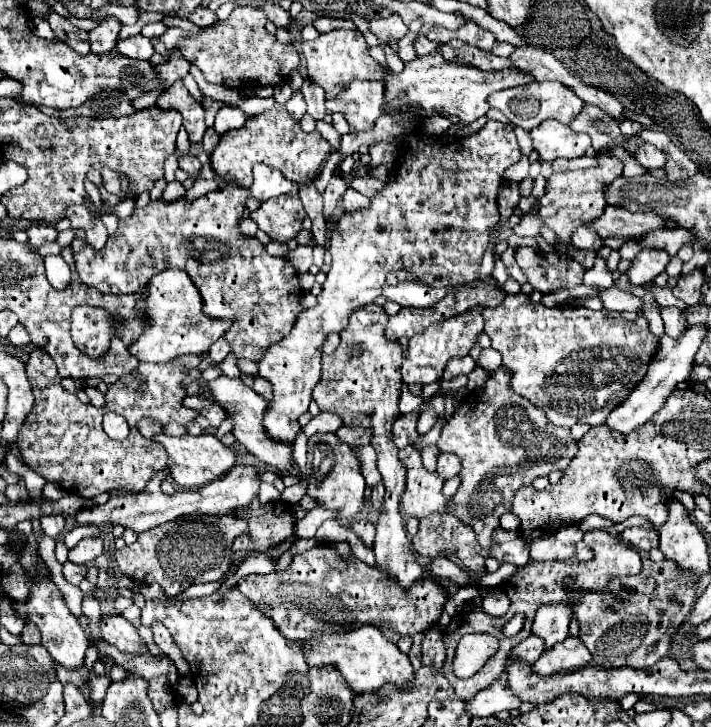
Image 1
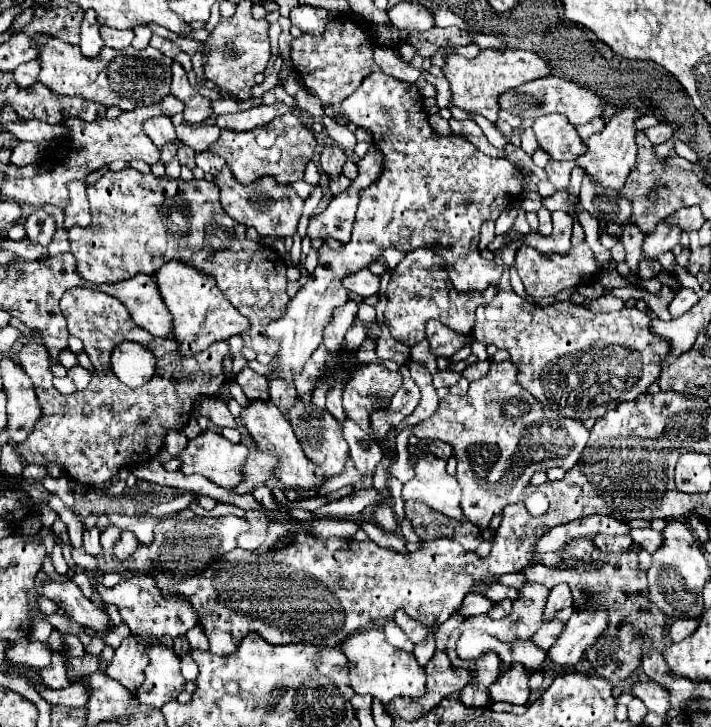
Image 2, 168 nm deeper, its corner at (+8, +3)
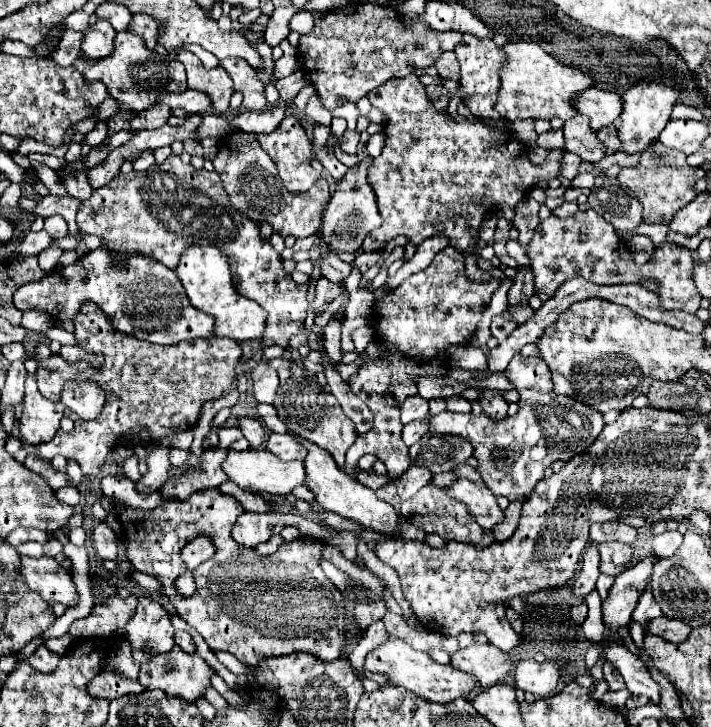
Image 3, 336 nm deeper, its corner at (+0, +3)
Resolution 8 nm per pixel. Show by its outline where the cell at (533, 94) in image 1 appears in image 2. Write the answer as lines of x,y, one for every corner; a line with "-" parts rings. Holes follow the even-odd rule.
544,76
544,78
538,78
538,80
526,82
526,84
522,84
516,90
508,90
508,92
500,94
498,104
500,104
502,110
510,110
510,108
520,110
520,114
524,114
522,116
524,120
528,120
528,118
540,118
544,114
556,112
556,114
566,116
572,126
590,122
592,118
600,116
600,112
604,108
604,100
600,96
596,96
594,92
590,92
590,90
586,90
586,88
570,82
570,80
562,80
558,76

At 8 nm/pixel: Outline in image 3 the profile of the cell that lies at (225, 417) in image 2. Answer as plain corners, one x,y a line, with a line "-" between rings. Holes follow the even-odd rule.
240,418
238,422
240,422
242,434
250,442
250,448
260,448
262,442
264,442
264,438
266,438
264,426
256,418

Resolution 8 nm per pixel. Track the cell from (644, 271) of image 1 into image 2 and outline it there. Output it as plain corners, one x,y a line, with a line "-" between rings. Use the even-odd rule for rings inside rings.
660,222
642,242
642,256
646,260
658,260
660,254
674,250
680,242
680,228
674,224

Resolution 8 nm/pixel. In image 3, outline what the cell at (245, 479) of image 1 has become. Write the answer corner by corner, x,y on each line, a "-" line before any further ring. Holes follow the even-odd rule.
270,434
266,448
274,452
280,460
304,460
308,450
292,438
292,434

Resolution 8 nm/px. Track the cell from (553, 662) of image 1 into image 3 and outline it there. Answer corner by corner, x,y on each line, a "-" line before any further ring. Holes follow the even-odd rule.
652,554
642,560
638,560
634,566
624,570
624,574
616,576
616,582
604,600
604,624
612,630
618,630
618,626
626,626
632,618
632,612
638,604
638,598
644,594
648,580
652,576
654,564
660,560
660,556

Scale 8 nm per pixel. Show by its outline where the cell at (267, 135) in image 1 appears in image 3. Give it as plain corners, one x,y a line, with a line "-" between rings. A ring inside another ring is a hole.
286,116
274,132
260,134
258,140
260,140
262,148
270,154
270,158
276,162
278,172
280,172
280,178
282,178
286,190
290,190
294,194
306,192
320,178
320,172
316,172
310,166
310,148
312,148
312,144
310,144
304,128
300,126
300,122
294,116

